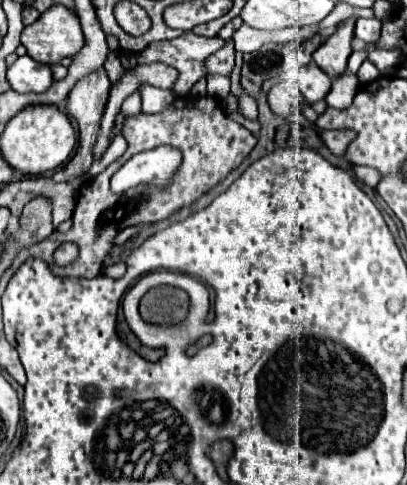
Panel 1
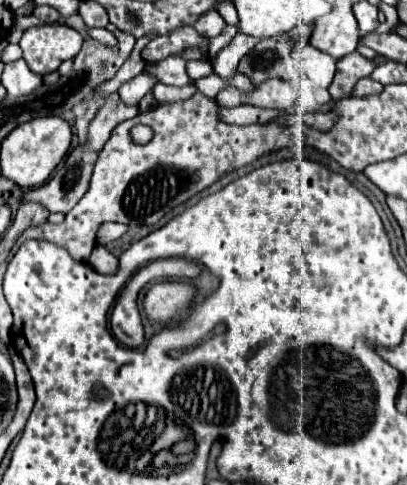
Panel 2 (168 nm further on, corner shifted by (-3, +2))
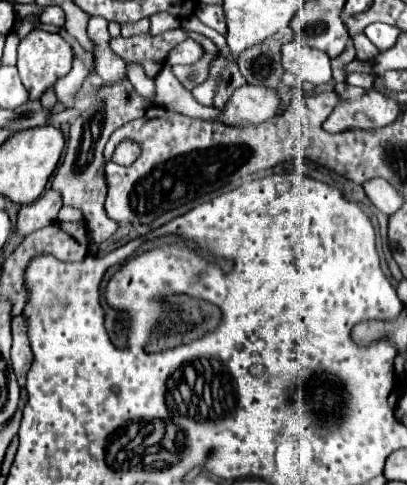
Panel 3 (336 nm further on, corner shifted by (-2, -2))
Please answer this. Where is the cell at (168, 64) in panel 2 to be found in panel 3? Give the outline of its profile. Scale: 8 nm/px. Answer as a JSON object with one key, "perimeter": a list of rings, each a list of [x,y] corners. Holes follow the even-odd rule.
{"perimeter":[[[170,64],[162,68],[162,72],[154,78],[156,92],[154,92],[154,104],[164,106],[166,110],[174,110],[180,114],[188,114],[190,118],[200,118],[200,120],[214,120],[220,110],[214,106],[206,108],[198,104],[192,94],[176,80],[176,76],[170,70]]]}

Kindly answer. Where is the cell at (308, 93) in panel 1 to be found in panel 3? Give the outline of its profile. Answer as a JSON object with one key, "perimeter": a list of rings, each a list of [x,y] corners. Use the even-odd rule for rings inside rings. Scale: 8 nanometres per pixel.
{"perimeter":[[[298,40],[282,46],[282,66],[292,72],[300,82],[312,82],[314,86],[326,84],[332,78],[330,58],[322,50],[314,50]]]}

